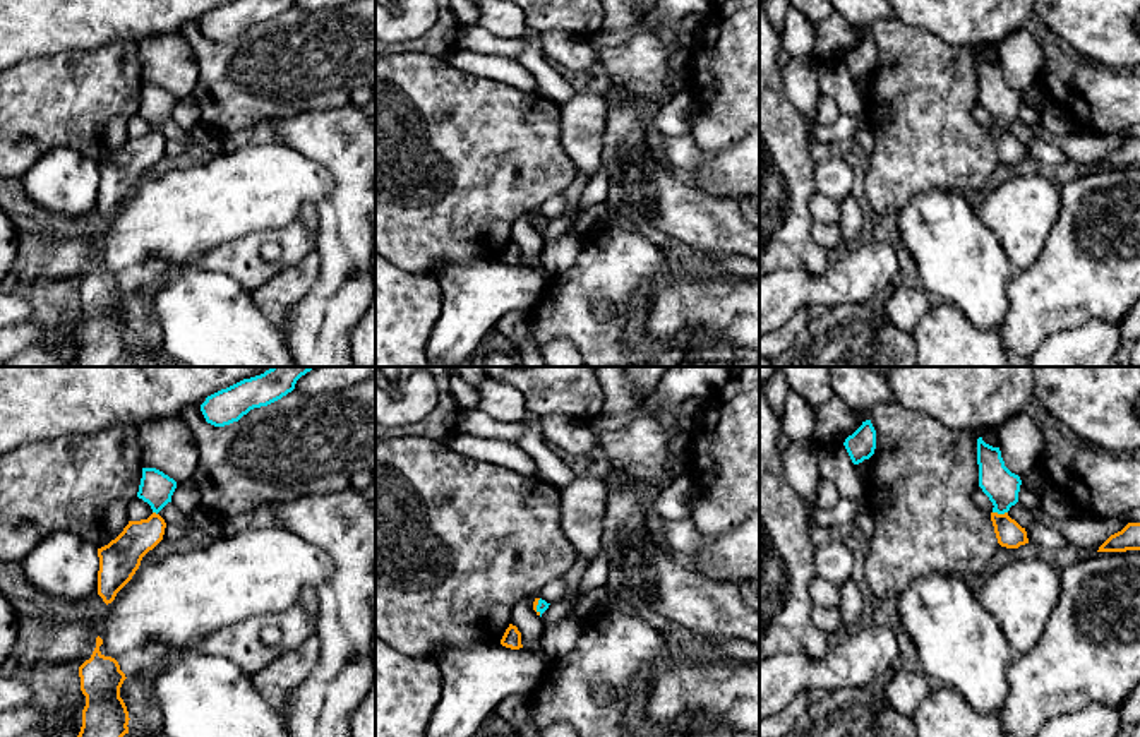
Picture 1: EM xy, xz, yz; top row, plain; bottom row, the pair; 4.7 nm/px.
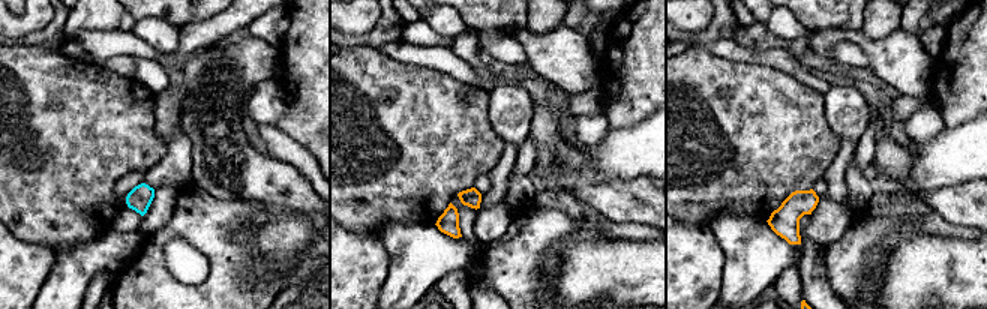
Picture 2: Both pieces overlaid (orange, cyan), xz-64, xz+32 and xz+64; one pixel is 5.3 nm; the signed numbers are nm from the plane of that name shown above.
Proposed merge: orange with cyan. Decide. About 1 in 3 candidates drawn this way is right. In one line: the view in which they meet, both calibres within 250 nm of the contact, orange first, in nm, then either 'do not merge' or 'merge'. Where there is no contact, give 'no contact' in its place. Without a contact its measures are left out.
meets orange in yz; 120 nm thick on the orange side, 160 nm on the other; merge

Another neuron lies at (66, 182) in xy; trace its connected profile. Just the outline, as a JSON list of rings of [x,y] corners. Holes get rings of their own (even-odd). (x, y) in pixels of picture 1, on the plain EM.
[[[72,147],[48,151],[21,178],[27,199],[46,211],[81,218],[98,209],[98,163]]]

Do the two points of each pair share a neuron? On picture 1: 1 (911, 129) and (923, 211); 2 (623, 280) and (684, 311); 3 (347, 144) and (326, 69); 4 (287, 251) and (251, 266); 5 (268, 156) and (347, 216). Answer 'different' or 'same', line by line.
1: different
2: different
3: different
4: same
5: different

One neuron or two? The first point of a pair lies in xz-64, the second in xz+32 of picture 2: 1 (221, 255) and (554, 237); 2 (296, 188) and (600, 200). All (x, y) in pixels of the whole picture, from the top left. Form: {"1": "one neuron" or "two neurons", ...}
{"1": "one neuron", "2": "one neuron"}

